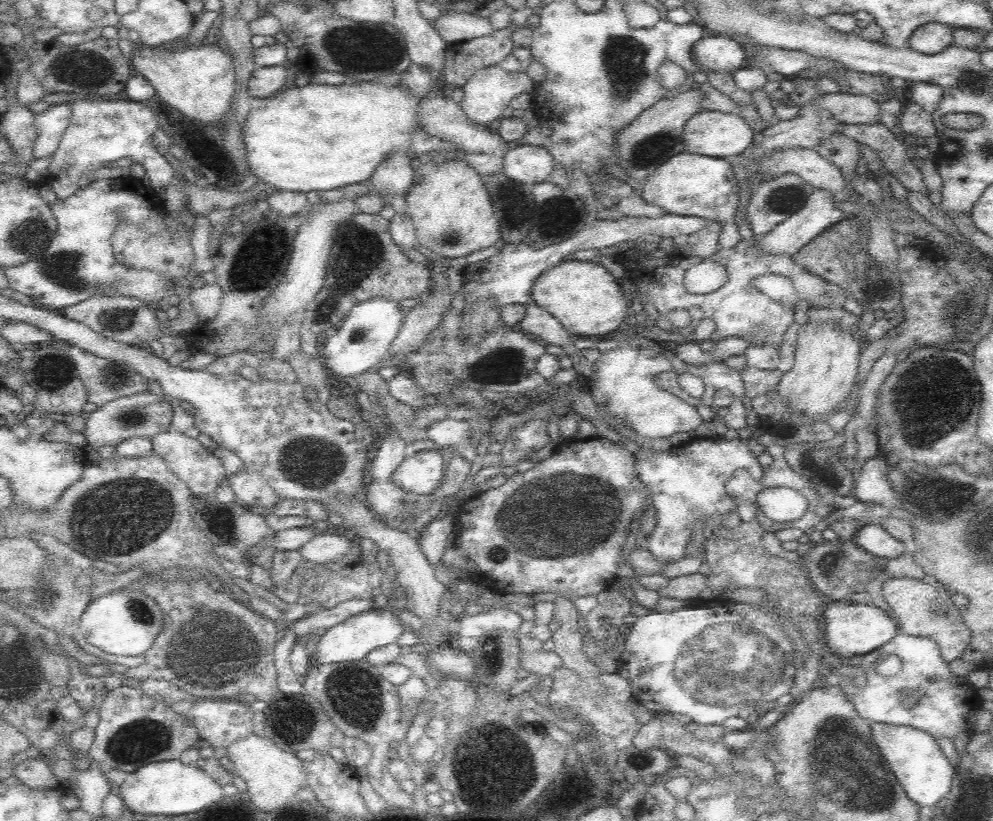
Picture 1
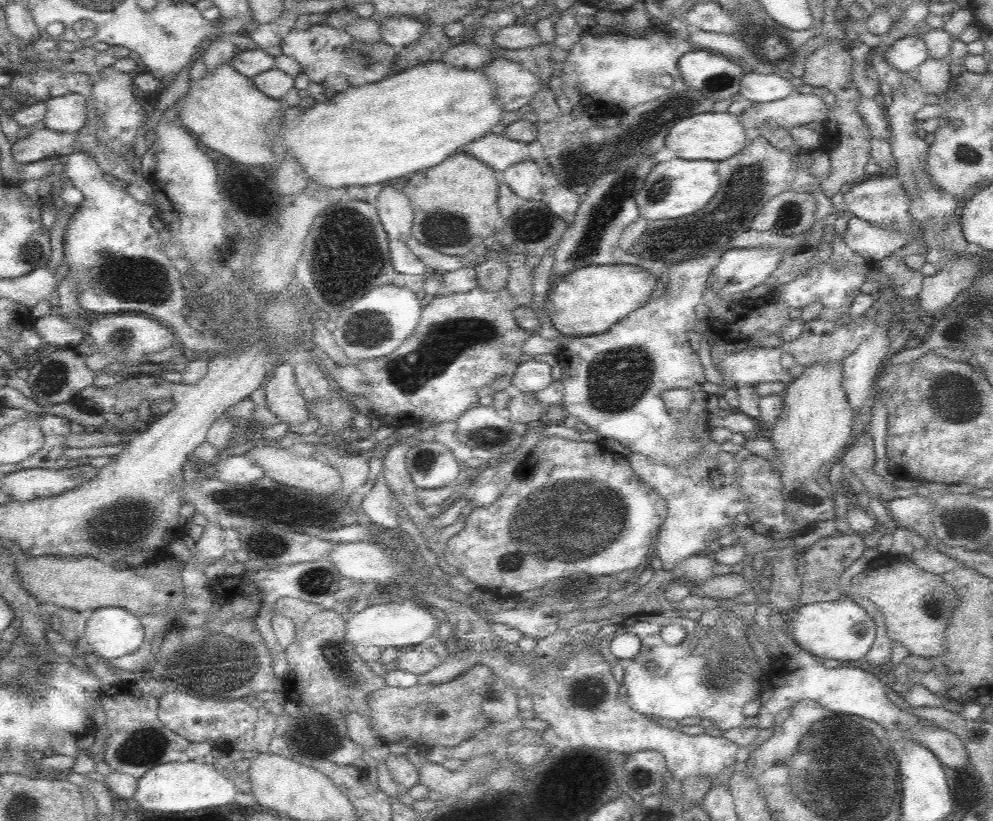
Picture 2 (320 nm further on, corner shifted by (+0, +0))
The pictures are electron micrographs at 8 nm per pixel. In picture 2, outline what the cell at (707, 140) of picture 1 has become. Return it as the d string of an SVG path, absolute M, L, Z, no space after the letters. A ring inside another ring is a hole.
M706 112L677 122L666 136L665 146L676 158L684 160L726 160L746 144L744 125L738 115L728 112Z

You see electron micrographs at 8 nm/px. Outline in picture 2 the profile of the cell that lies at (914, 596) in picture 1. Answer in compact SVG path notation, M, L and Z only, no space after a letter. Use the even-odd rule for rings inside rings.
M912 558L905 561L899 560L888 566L884 564L878 568L867 567L851 580L847 593L855 600L858 597L872 600L885 617L887 635L895 644L901 642L910 655L933 659L947 651L945 632L958 604L958 598L955 589L944 582L942 575L920 569Z

